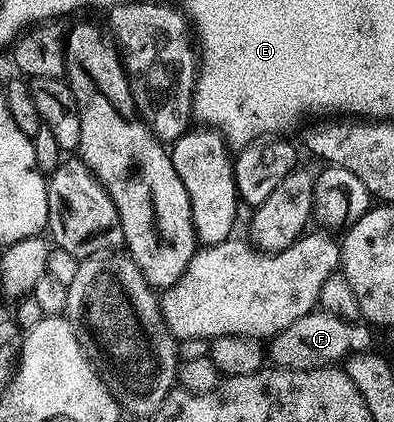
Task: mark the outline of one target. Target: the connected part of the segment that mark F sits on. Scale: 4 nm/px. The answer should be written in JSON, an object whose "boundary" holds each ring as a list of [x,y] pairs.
{"boundary":[[[314,309],[290,327],[273,336],[268,343],[269,360],[281,369],[314,370],[329,368],[352,355],[360,355],[371,348],[371,328],[362,321],[348,321],[321,309]]]}

